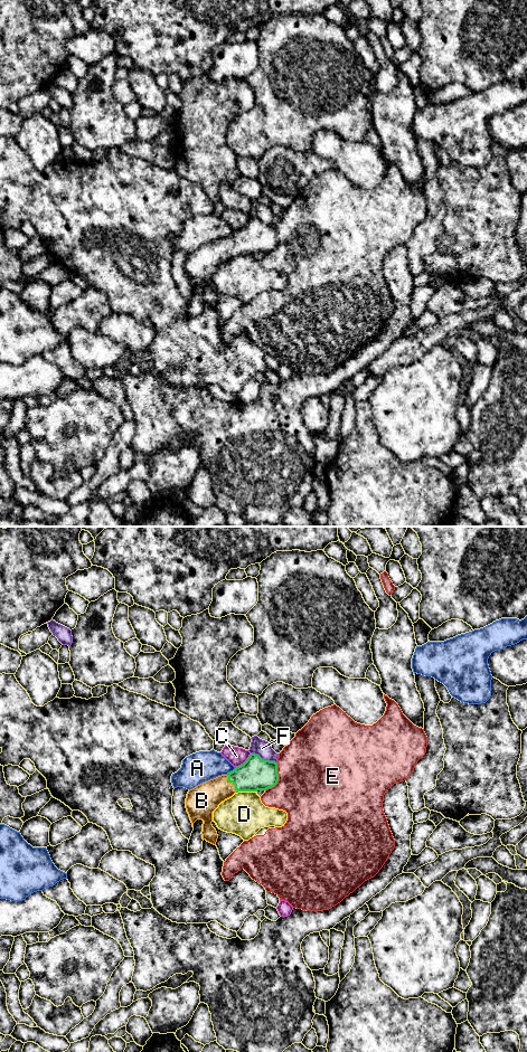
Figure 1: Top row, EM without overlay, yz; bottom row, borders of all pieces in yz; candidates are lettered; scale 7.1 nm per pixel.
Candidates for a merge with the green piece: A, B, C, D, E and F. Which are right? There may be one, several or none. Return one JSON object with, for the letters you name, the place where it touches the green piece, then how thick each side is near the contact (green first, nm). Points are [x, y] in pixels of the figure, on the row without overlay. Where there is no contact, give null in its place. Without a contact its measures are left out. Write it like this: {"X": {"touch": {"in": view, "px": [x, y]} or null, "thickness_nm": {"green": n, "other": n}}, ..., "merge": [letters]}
{"B": {"touch": {"in": "yz", "px": [232, 245]}, "thickness_nm": {"green": 240, "other": 220}}, "merge": ["B"]}

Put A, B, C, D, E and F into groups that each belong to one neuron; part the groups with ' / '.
A / B / C / D / E / F

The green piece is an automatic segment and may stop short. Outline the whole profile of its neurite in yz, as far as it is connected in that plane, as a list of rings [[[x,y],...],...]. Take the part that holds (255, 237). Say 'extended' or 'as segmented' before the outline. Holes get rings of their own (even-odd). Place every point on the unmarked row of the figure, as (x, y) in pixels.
extended | [[[251,217],[247,224],[243,228],[236,230],[233,235],[205,245],[188,255],[186,272],[192,290],[197,283],[203,283],[203,303],[216,309],[218,298],[216,293],[213,291],[211,285],[213,275],[218,271],[218,268],[225,263],[232,260],[235,256],[266,254],[274,250],[277,245],[277,226],[264,224],[258,218]]]

